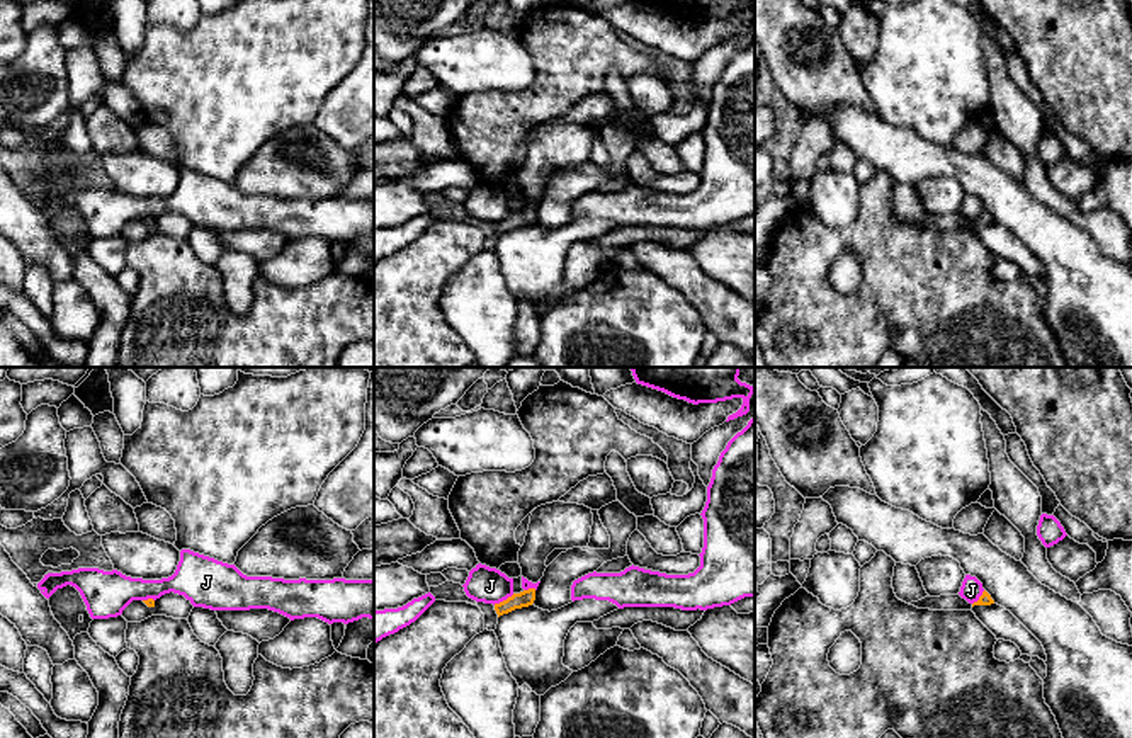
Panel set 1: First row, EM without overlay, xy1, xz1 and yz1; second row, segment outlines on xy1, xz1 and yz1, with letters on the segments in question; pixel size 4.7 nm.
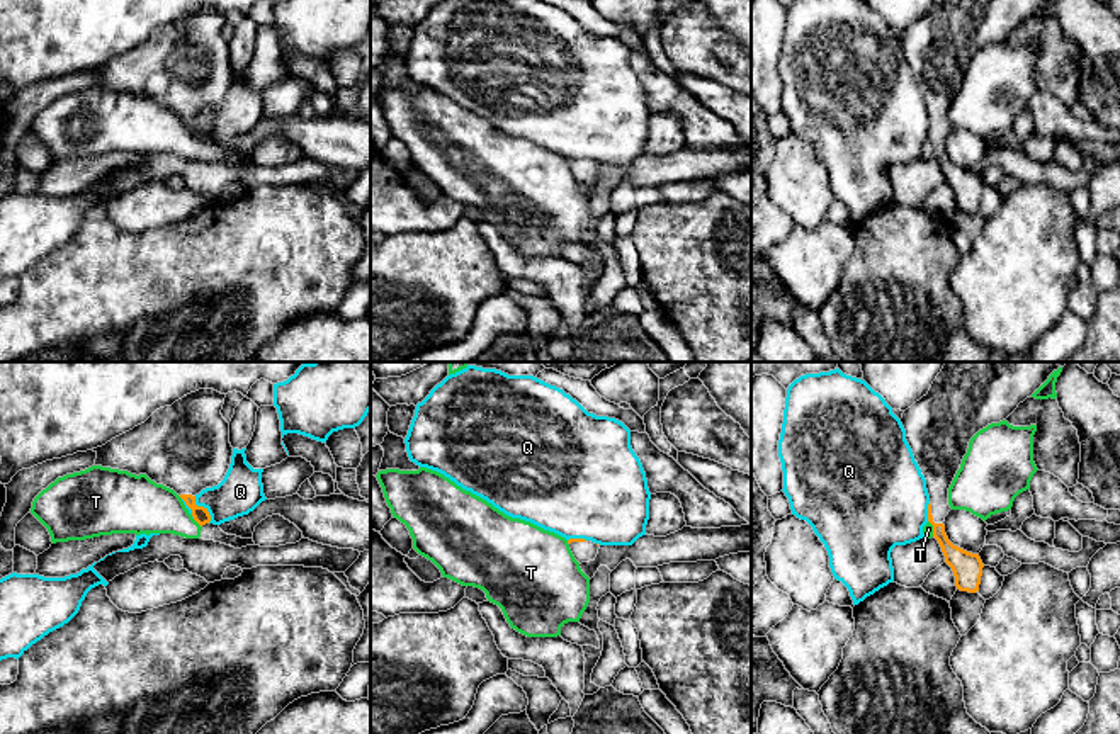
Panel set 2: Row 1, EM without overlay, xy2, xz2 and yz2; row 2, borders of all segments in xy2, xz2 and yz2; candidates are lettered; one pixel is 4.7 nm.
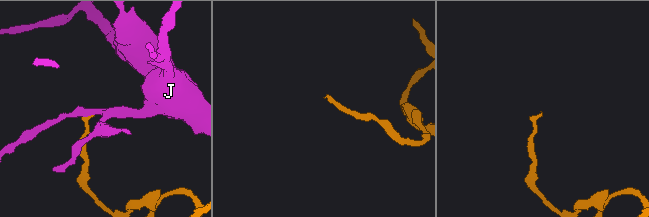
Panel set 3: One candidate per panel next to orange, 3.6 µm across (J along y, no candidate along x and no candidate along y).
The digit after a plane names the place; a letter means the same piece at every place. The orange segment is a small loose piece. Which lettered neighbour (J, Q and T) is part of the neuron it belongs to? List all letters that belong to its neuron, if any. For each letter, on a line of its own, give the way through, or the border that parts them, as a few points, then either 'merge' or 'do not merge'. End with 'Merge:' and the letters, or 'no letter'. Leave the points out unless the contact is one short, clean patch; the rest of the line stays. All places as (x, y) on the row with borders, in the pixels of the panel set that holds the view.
J: border xz1 (514, 594), (493, 604); do not merge
Q: border xy2 (194, 496), (194, 502), (208, 512), (209, 522); do not merge
T: border xy2 (192, 519), (201, 527); do not merge
Merge: no letter

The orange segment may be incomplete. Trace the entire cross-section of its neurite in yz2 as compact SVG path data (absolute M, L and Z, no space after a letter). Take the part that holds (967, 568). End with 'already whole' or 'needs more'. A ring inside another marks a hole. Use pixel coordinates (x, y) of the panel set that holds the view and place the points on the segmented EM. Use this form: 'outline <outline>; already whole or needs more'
outline M945 362L926 396L902 413L901 423L930 494L928 522L960 591L979 591L979 554L953 545L945 534L948 488L970 438L1006 420L1049 375L1069 362Z; needs more

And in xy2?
outline M199 389L156 409L144 423L112 438L97 454L93 466L146 474L173 489L202 527L211 522L195 496L218 486L231 464L229 423L221 409L226 394Z; needs more

